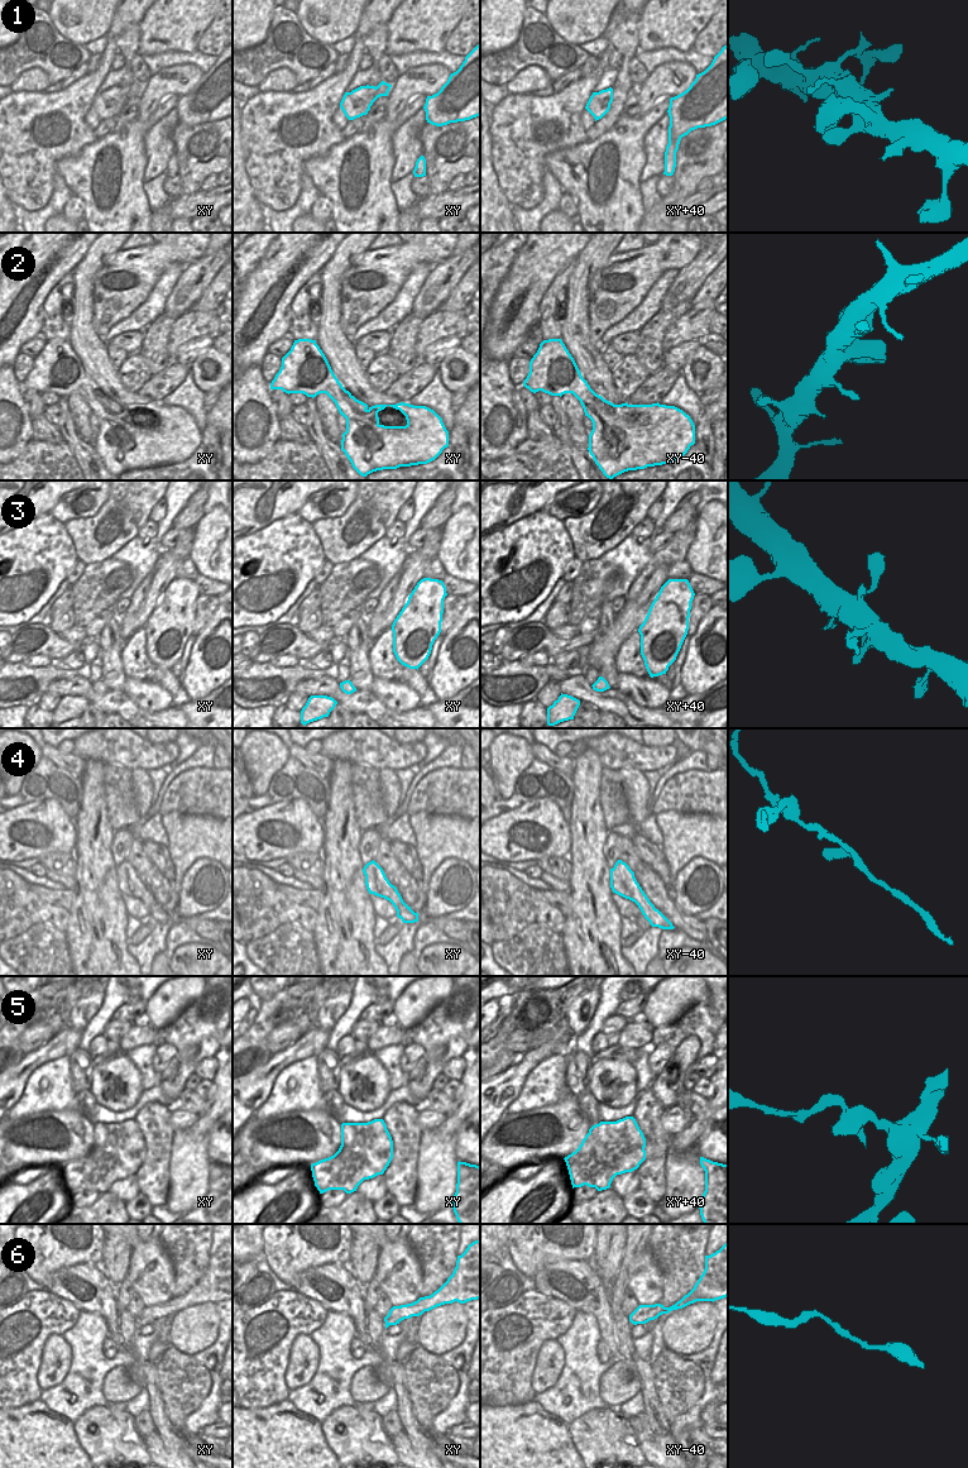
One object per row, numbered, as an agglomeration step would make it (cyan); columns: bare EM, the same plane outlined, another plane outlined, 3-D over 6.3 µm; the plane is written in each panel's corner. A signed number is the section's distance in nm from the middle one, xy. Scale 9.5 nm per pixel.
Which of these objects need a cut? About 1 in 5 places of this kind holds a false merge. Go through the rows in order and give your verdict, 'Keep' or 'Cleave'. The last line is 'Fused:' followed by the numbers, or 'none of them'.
1: Keep
2: Keep
3: Cleave
4: Keep
5: Cleave
6: Keep
Fused: 3, 5.

